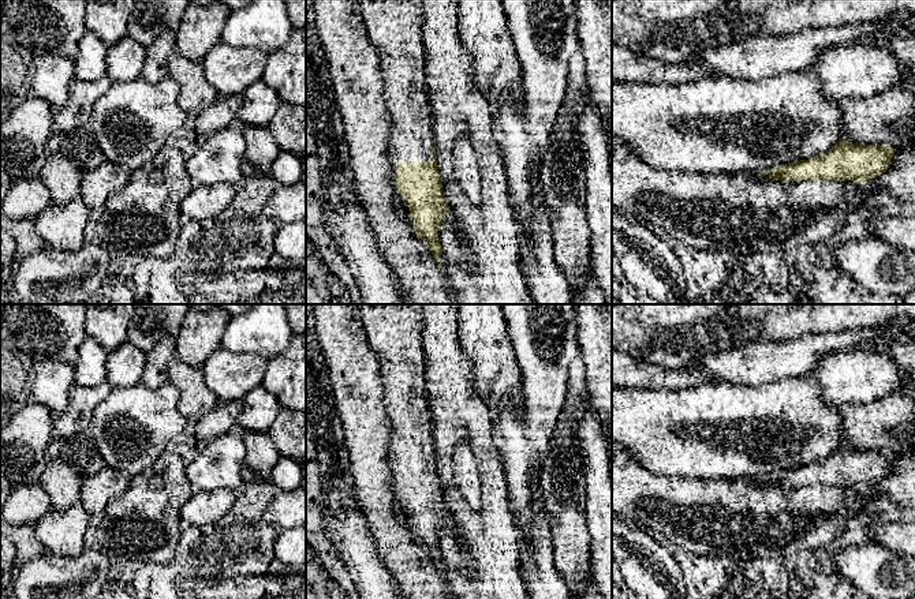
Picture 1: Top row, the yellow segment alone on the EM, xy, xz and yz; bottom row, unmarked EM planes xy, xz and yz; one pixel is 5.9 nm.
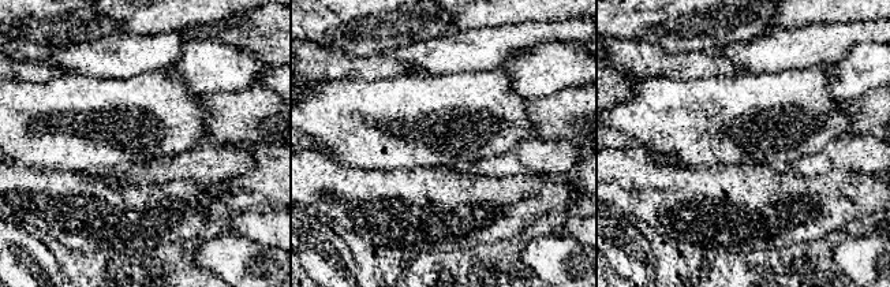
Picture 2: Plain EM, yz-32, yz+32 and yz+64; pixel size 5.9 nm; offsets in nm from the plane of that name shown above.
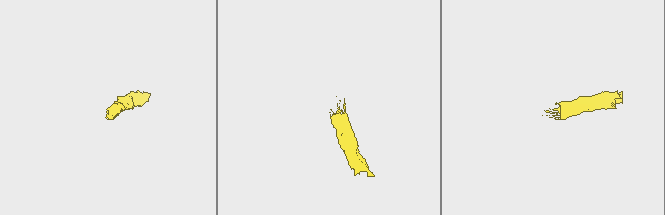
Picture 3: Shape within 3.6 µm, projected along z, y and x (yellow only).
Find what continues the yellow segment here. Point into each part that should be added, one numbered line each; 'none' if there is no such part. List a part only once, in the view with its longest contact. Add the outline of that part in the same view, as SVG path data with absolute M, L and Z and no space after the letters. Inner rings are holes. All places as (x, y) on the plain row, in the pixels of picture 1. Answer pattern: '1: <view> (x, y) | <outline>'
1: xz (393, 332) | M356 304L367 342L376 352L385 390L391 423L389 463L393 475L399 467L432 467L434 435L425 382L422 345L423 312L419 304Z

